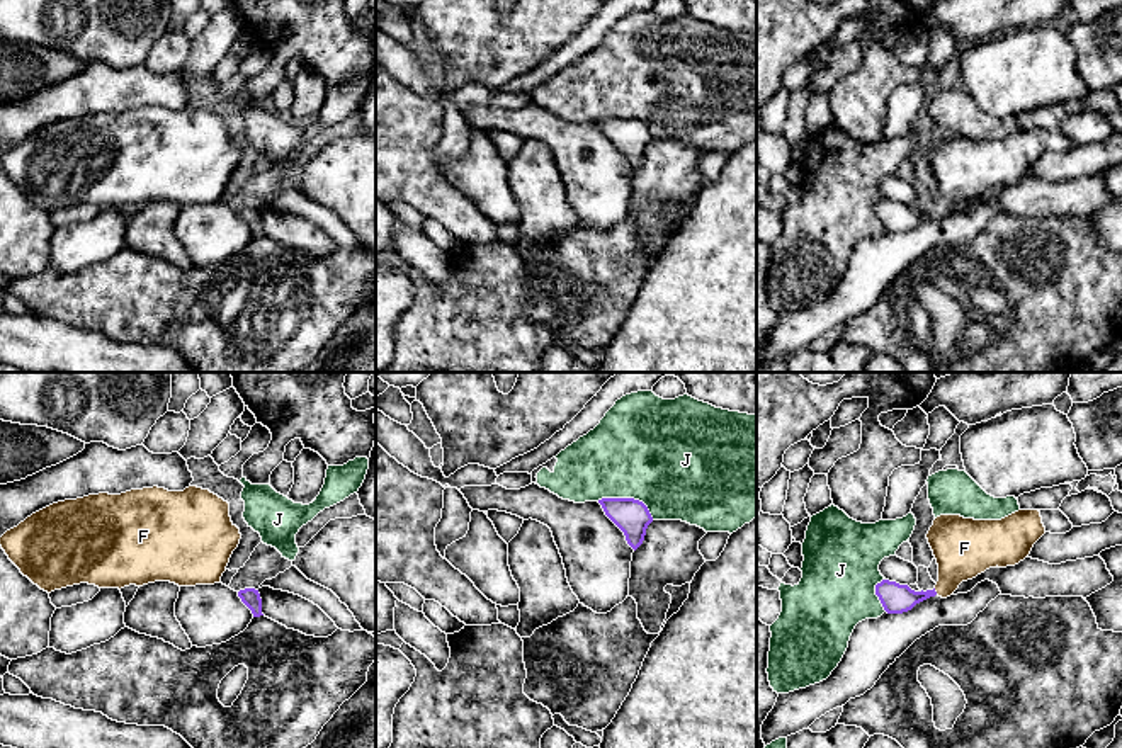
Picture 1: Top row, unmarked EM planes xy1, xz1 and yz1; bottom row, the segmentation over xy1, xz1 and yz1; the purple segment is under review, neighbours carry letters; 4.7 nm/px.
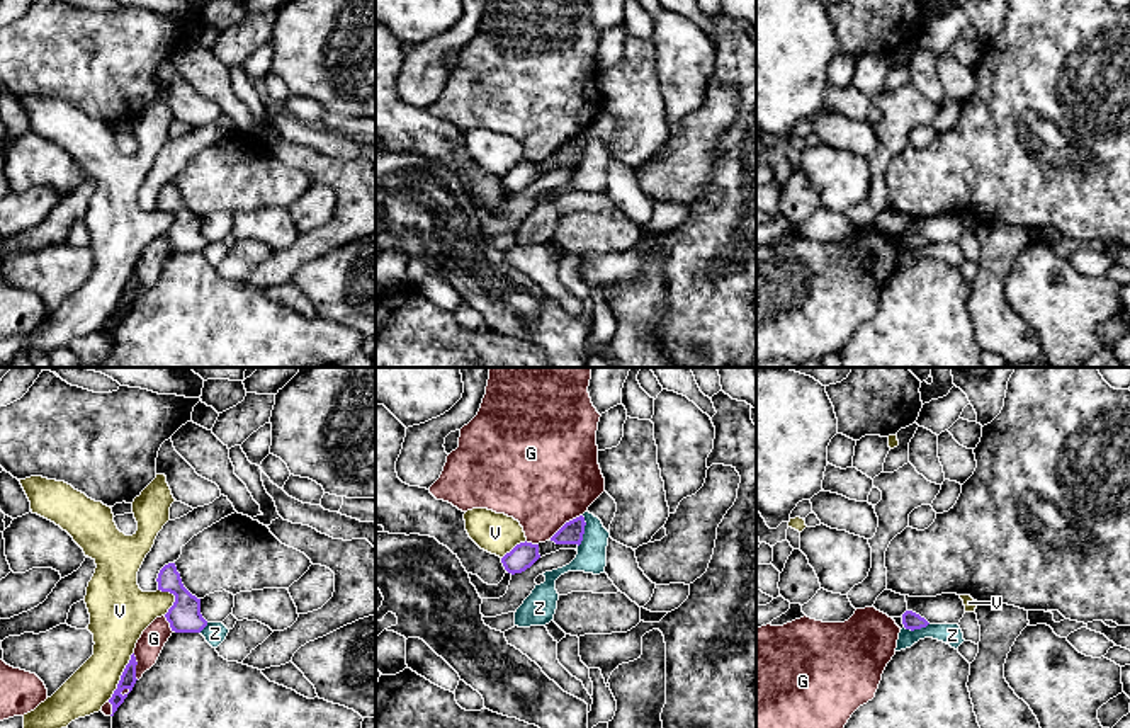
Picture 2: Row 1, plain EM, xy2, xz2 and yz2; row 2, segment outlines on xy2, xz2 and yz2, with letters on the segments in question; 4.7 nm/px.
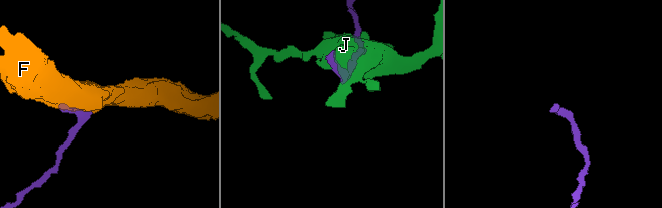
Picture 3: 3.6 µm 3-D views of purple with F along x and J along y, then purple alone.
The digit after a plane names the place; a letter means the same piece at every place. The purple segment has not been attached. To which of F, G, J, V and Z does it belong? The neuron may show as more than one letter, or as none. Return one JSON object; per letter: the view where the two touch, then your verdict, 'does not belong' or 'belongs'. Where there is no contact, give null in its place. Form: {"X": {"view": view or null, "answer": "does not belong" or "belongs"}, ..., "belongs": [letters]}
{"F": {"view": "yz1", "answer": "belongs"}, "G": {"view": "xz2", "answer": "does not belong"}, "J": {"view": "xz1", "answer": "does not belong"}, "V": {"view": "xy2", "answer": "does not belong"}, "Z": {"view": "xz2", "answer": "does not belong"}, "belongs": ["F"]}

